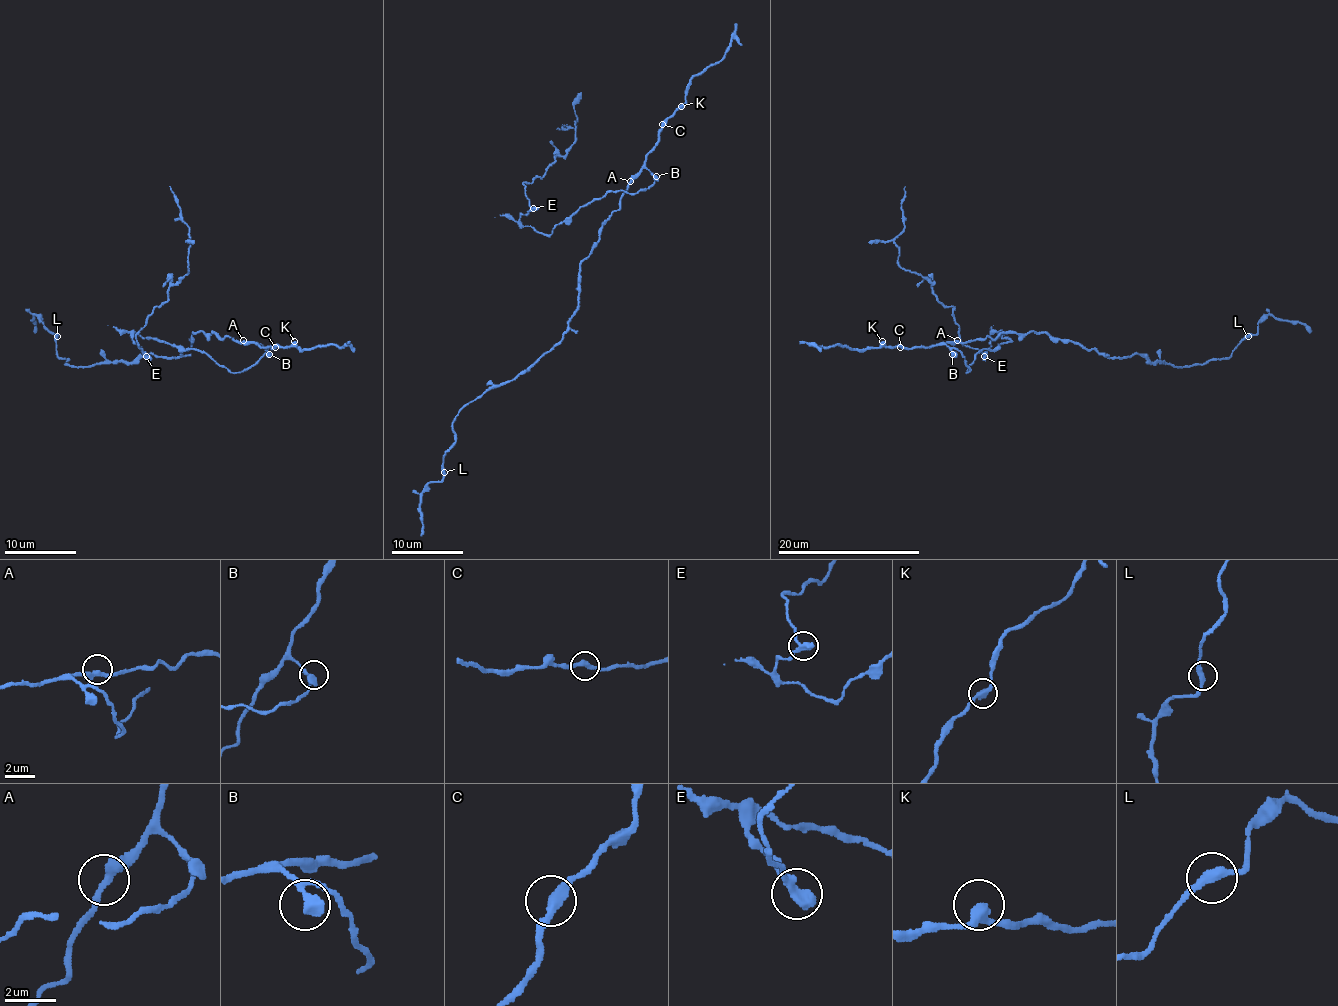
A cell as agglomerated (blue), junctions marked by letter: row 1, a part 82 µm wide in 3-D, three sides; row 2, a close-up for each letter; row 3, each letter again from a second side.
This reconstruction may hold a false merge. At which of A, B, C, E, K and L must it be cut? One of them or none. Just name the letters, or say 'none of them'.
E

